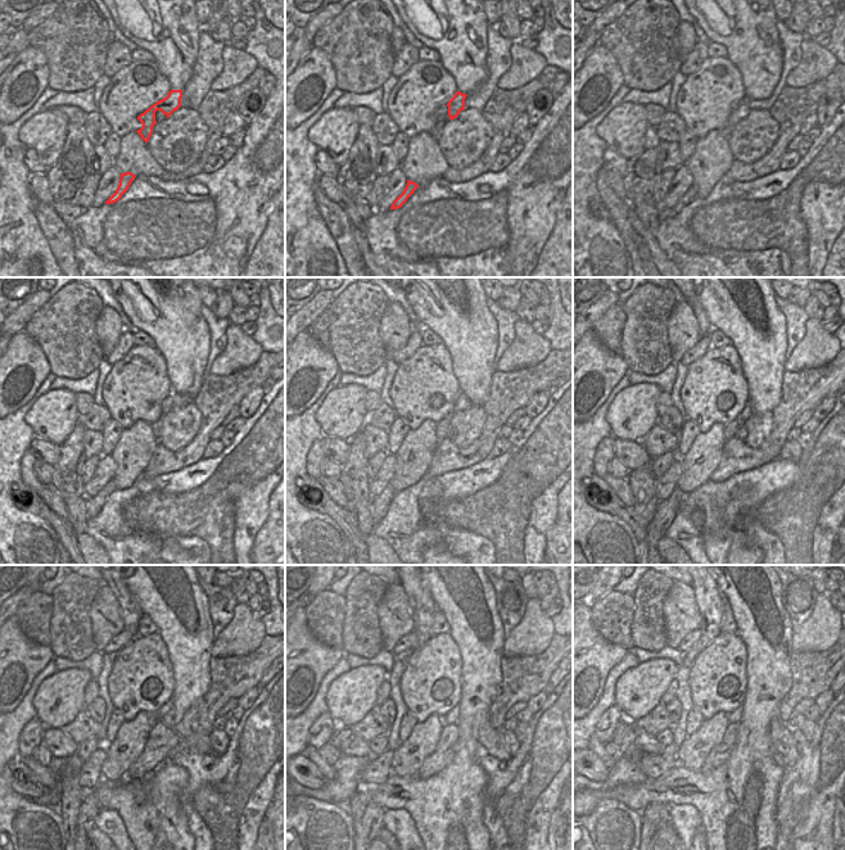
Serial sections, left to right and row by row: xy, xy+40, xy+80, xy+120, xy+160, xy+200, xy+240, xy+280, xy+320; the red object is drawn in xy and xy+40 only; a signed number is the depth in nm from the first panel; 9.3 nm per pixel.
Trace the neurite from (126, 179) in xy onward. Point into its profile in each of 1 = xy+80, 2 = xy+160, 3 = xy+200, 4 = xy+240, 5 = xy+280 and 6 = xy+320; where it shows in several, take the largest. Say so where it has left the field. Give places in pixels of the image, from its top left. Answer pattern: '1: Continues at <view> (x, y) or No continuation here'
1: Continues at xy+80 (690, 195)
2: Continues at xy+160 (379, 507)
3: Continues at xy+200 (667, 510)
4: Continues at xy+240 (89, 808)
5: Continues at xy+280 (371, 822)
6: Continues at xy+320 (655, 817)

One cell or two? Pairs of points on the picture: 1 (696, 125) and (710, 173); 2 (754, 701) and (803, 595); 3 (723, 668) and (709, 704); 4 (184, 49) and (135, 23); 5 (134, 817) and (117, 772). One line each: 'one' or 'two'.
1: two
2: two
3: one
4: one
5: two

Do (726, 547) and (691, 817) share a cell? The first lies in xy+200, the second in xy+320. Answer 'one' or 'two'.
two

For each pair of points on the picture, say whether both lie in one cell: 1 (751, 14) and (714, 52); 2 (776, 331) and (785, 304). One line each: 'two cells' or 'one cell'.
1: two cells
2: two cells

